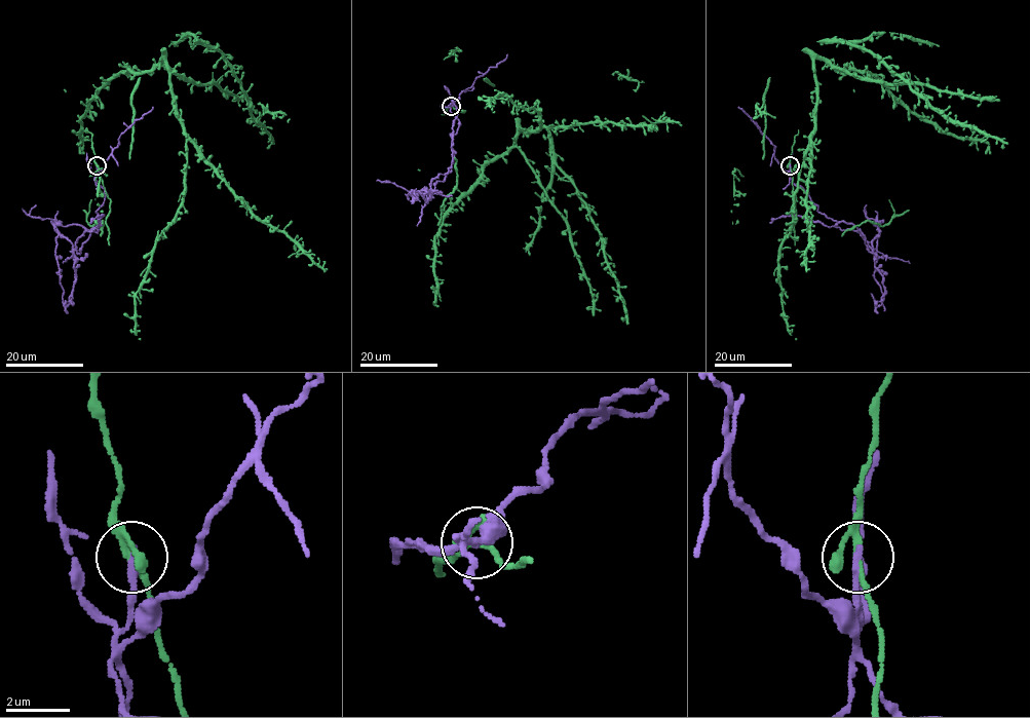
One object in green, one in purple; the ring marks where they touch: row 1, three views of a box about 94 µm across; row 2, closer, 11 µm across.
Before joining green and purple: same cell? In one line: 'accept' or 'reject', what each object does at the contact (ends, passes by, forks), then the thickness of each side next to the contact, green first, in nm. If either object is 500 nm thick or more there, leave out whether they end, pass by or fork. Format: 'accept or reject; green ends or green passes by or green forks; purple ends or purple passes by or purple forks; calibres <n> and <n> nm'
reject; green forks; purple ends; calibres 150 and 240 nm

